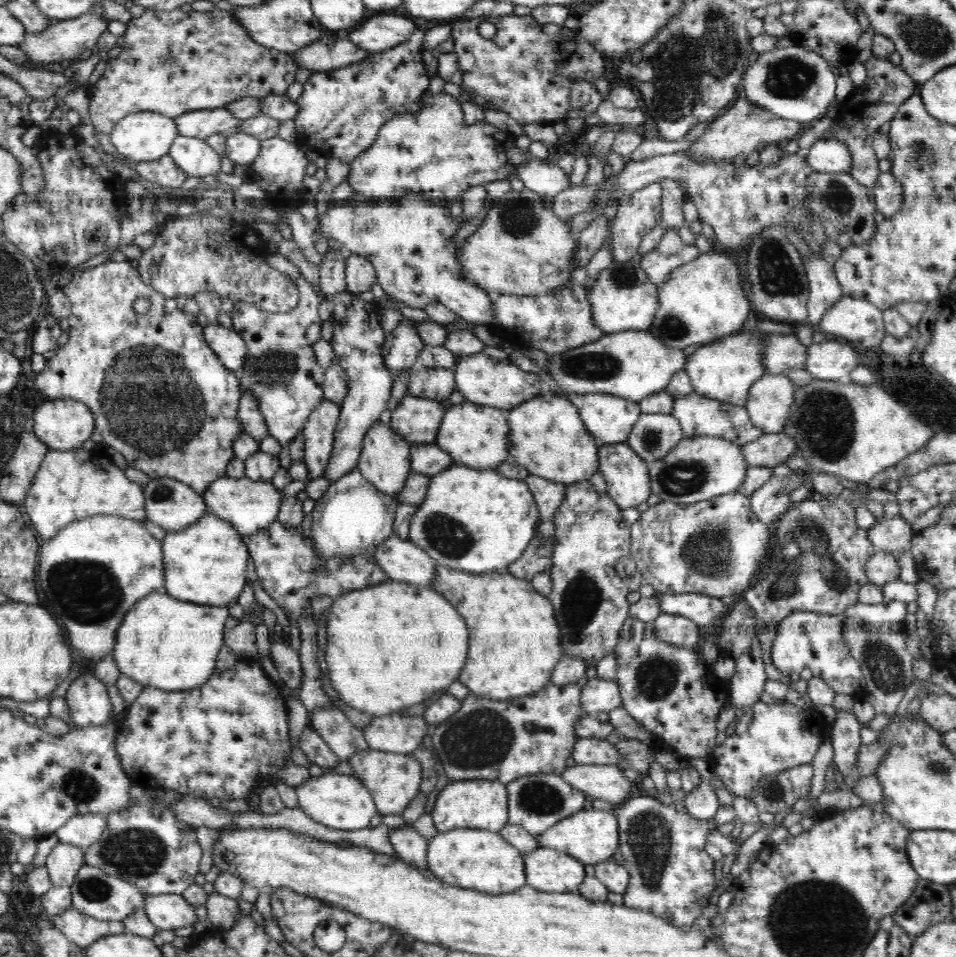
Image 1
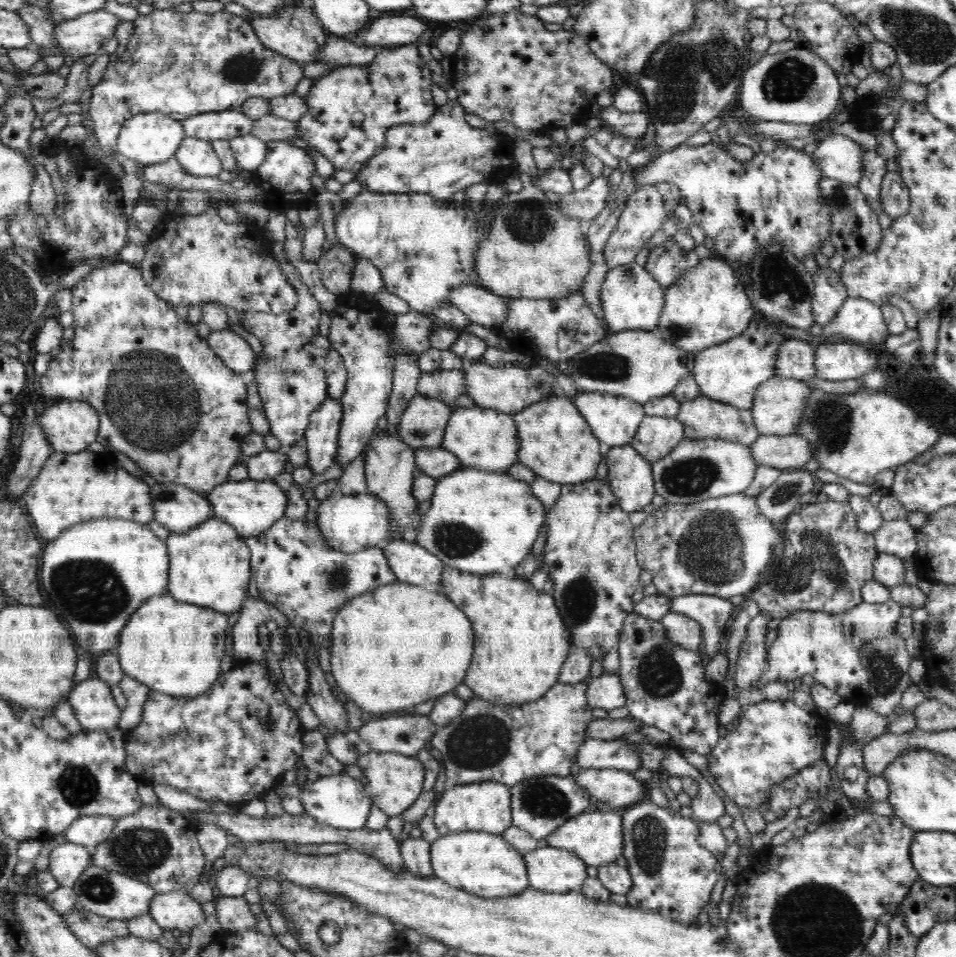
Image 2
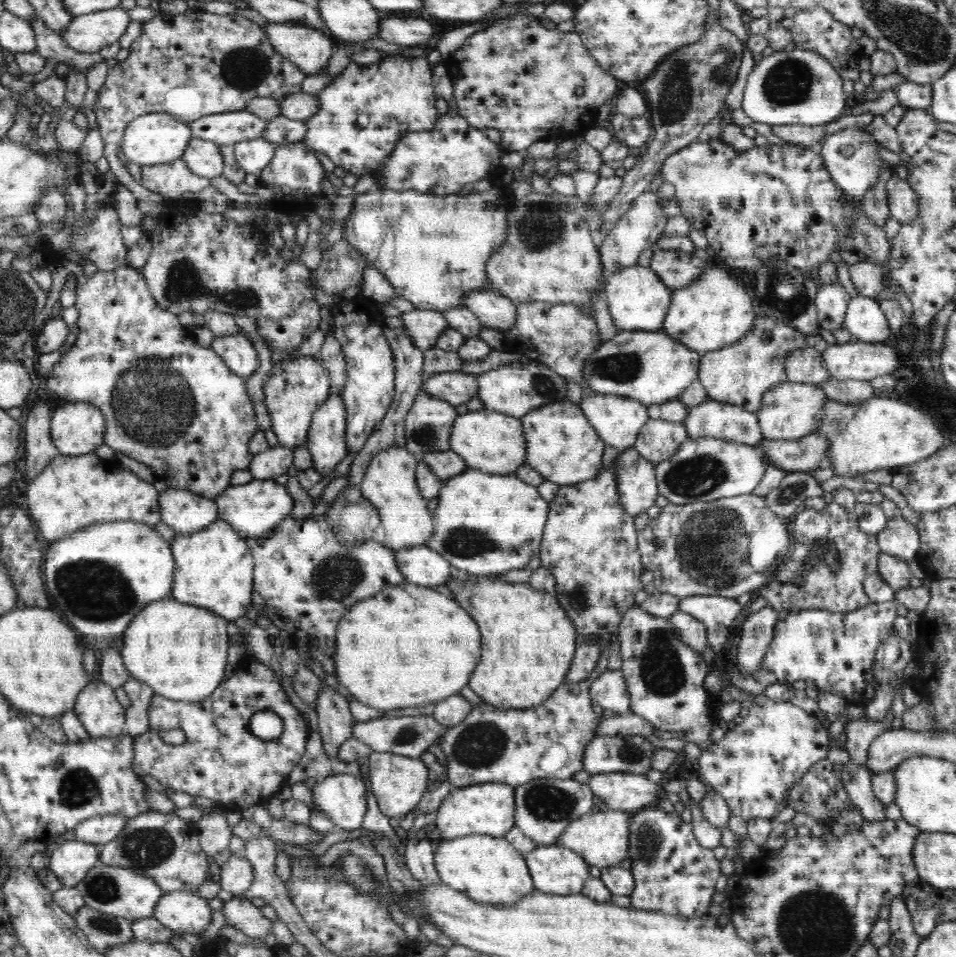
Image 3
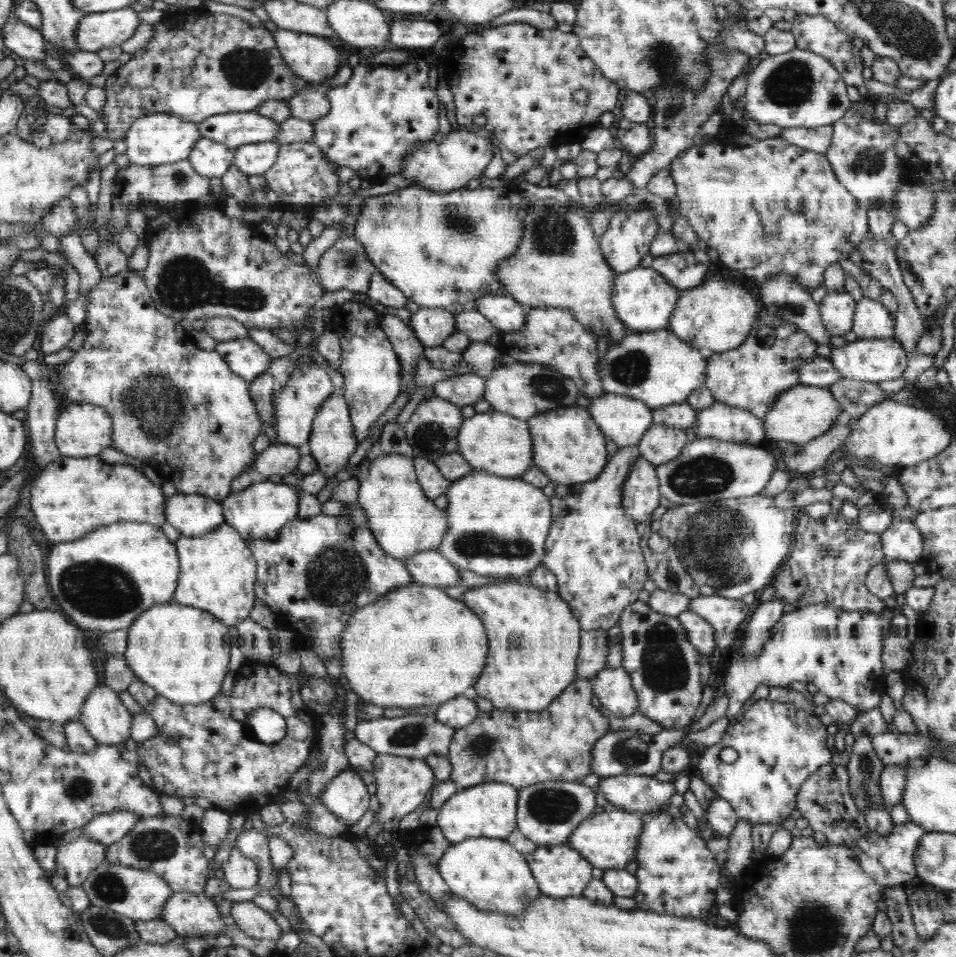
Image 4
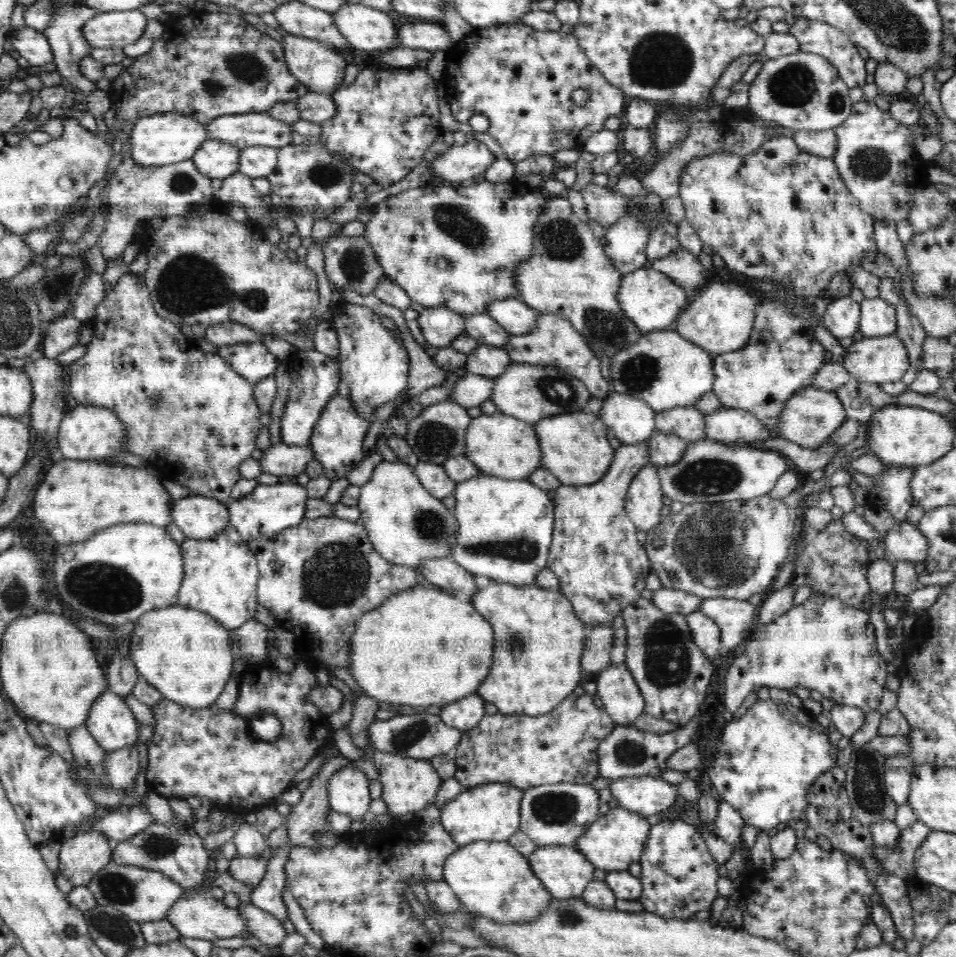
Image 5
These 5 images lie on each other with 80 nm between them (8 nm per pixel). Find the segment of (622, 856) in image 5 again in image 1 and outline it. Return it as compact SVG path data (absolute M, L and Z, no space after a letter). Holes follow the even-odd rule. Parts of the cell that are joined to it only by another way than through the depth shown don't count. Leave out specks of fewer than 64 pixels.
M582 809L566 819L559 820L553 827L536 836L538 847L553 848L577 857L582 864L598 864L612 859L619 845L619 826L613 810Z

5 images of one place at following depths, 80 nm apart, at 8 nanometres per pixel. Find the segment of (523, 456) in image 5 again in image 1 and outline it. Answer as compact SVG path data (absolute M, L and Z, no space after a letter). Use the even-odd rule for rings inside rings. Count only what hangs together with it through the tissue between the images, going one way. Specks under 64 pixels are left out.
M467 400L462 404L454 404L440 422L435 445L448 453L457 465L494 470L510 458L507 445L510 436L508 414L506 410L476 405Z

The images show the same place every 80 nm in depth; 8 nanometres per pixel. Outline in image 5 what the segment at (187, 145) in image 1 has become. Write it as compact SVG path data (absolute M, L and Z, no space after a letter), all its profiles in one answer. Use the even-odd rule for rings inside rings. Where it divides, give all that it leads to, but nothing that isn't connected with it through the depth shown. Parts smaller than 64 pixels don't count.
M208 139L200 145L191 158L196 168L211 179L224 180L239 172L240 148L232 143Z

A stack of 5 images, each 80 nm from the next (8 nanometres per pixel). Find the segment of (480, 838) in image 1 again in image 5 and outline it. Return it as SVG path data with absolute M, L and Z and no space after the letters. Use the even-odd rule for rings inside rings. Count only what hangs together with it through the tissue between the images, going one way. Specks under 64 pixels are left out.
M476 841L459 846L443 864L444 881L452 888L463 908L472 915L488 918L498 923L532 923L540 918L548 904L554 900L539 877L532 871L529 860L508 841Z

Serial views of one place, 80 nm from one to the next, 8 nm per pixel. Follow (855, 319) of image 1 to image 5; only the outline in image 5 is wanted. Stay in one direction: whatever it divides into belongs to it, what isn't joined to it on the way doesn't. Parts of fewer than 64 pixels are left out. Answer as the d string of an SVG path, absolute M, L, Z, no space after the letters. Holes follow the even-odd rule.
M865 298L861 302L860 334L864 337L886 336L895 333L897 318L895 307L882 298Z

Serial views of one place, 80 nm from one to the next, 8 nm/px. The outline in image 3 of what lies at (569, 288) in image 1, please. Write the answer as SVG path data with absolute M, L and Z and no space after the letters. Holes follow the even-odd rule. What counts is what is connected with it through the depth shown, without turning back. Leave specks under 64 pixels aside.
M523 302L516 304L516 316L511 326L510 334L520 334L520 342L534 340L534 352L526 352L536 362L545 364L548 368L564 376L566 379L578 382L584 393L591 393L583 377L583 368L589 356L600 346L600 334L597 322L574 303L550 304Z

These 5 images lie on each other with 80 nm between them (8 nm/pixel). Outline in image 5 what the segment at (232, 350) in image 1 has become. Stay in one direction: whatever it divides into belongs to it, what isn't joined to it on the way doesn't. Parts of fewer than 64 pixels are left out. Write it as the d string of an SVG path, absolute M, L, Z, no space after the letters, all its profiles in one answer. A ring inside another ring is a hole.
M262 342L217 347L217 354L246 380L254 383L273 374L280 360Z

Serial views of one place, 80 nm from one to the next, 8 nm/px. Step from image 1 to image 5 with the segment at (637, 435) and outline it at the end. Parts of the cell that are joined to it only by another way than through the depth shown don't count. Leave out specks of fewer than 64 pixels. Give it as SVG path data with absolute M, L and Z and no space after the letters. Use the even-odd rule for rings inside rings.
M656 431L648 440L648 452L651 465L670 465L680 462L688 444L676 437L676 434L663 434Z

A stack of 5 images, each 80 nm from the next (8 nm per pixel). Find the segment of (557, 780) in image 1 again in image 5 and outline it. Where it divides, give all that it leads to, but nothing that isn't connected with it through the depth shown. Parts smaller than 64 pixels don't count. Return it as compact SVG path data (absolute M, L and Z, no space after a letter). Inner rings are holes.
M576 783L543 784L523 789L519 830L539 847L556 844L574 847L580 835L604 810L598 791L590 785Z

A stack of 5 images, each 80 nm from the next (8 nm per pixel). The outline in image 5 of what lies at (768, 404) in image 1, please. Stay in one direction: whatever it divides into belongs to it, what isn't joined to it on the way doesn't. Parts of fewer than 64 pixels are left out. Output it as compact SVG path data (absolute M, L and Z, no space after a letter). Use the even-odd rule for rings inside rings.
M814 386L804 387L786 402L786 408L780 415L780 422L771 430L771 434L804 448L816 449L824 445L847 418L844 405L840 403L840 398L836 397L834 391L820 390Z

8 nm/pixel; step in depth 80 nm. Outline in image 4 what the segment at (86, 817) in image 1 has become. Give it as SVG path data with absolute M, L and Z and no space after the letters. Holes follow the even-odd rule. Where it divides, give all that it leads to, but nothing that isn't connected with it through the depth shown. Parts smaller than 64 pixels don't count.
M125 810L101 814L83 826L82 835L108 846L130 832L140 817Z

